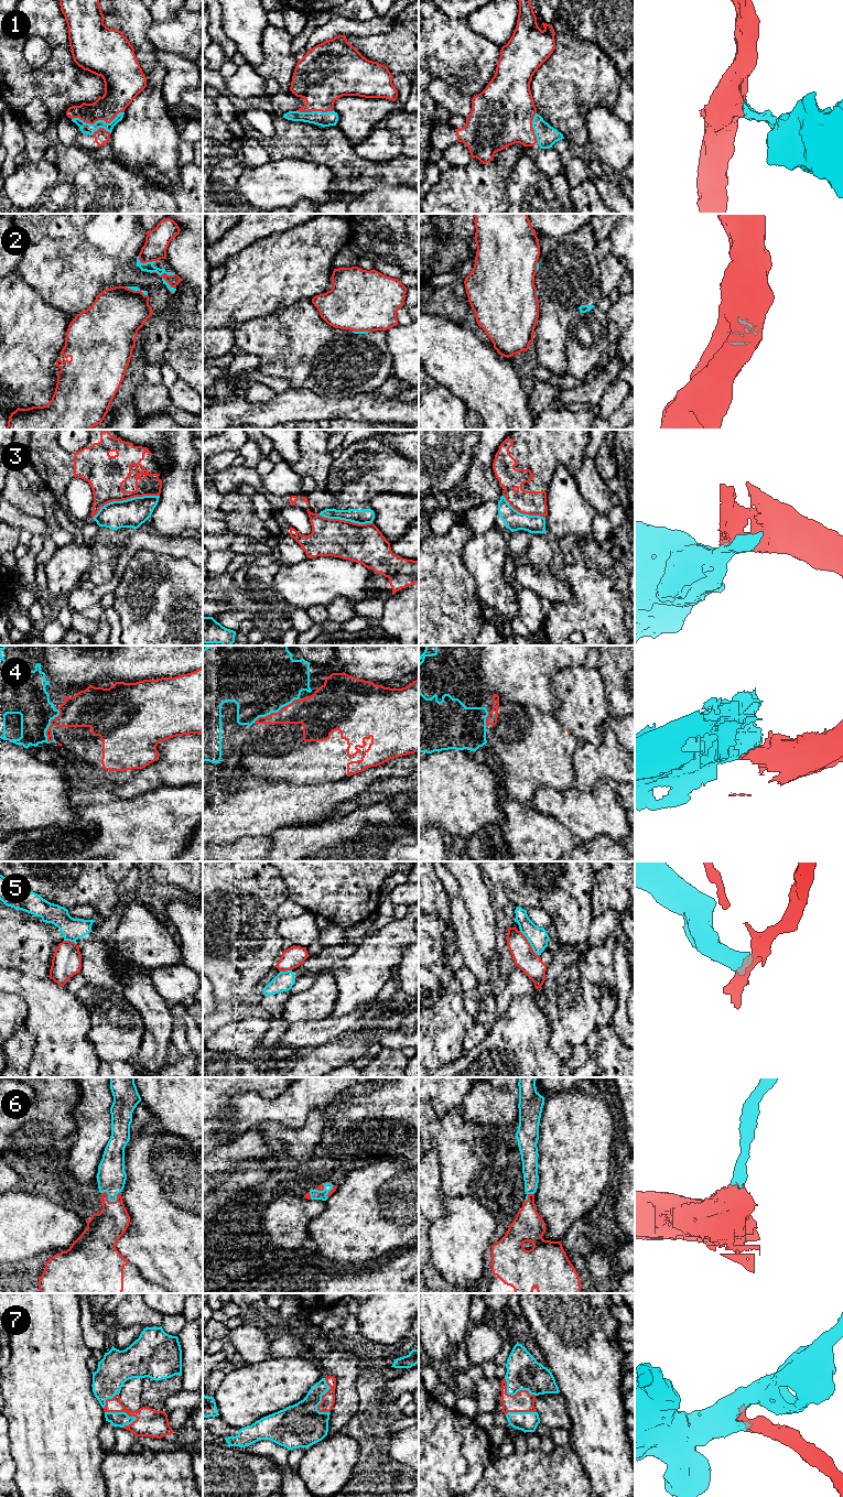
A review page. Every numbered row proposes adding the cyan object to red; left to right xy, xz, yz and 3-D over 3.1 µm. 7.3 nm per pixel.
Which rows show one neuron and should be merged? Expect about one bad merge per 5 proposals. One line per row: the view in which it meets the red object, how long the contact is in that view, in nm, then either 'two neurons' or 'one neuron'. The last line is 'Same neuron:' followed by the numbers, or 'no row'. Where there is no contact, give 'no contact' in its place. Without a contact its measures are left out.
1: meets red in xy; contact 380 nm long; one neuron
2: meets red in xy; contact 220 nm long; two neurons
3: meets red in xy; contact 500 nm long; two neurons
4: meets red in xy; contact 260 nm long; two neurons
5: meets red in yz; contact 240 nm long; two neurons
6: meets red in xy; contact 140 nm long; one neuron
7: meets red in xy; contact 240 nm long; one neuron
Same neuron: 1, 6, 7

